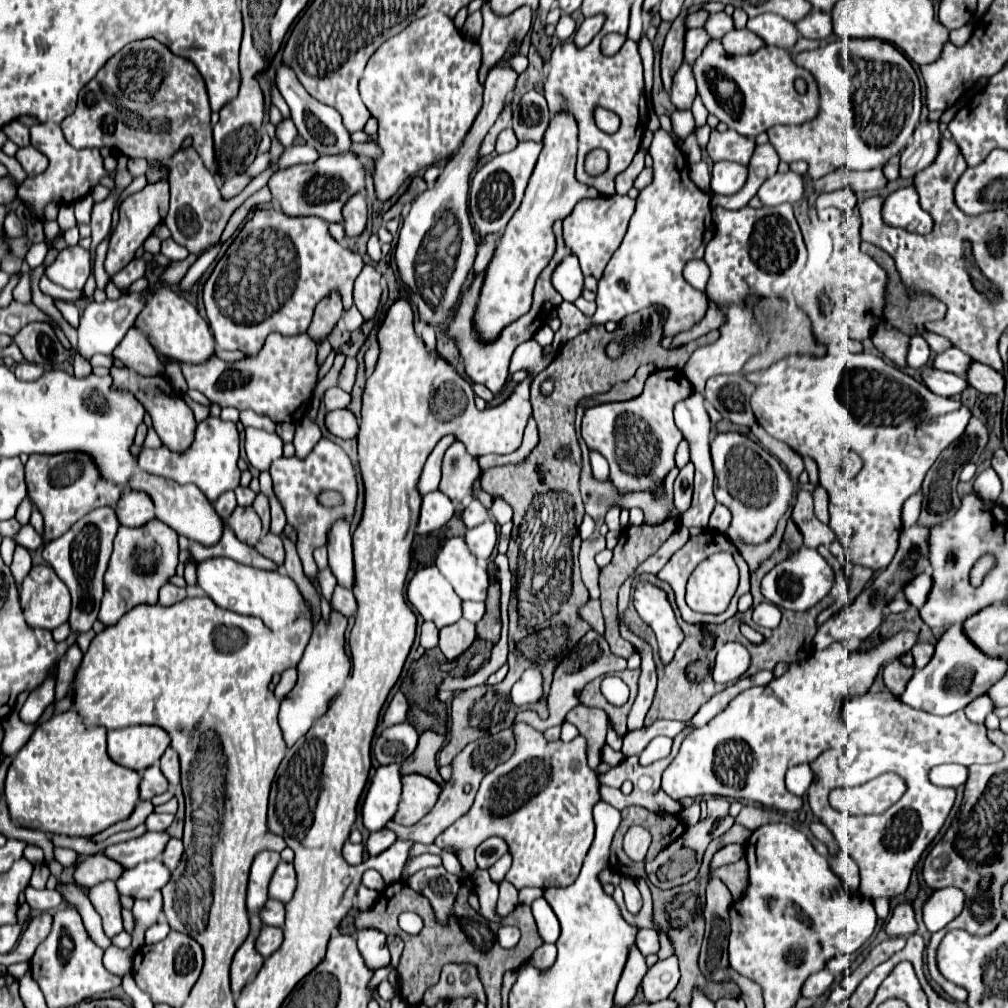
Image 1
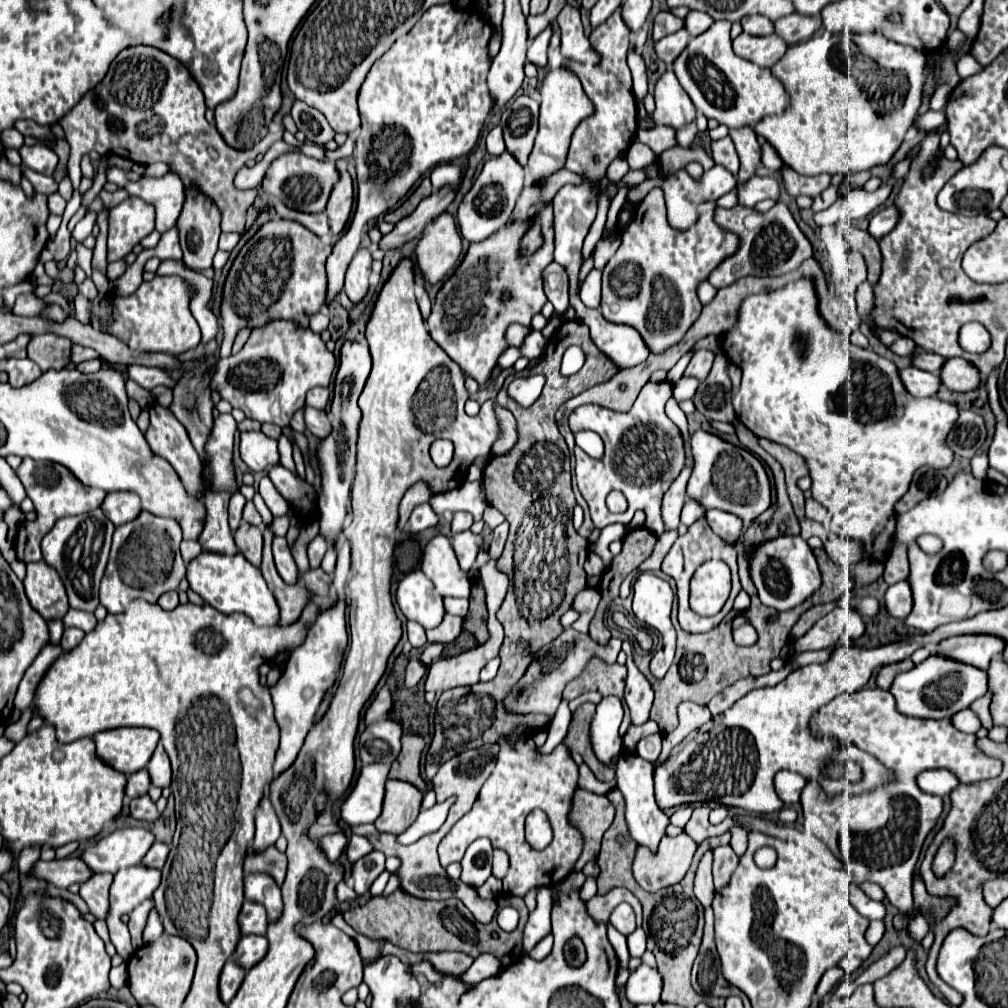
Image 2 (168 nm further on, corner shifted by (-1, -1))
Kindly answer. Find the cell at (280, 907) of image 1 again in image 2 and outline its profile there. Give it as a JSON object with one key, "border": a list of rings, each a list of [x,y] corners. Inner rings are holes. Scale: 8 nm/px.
{"border":[[[245,901],[239,911],[237,923],[239,923],[241,935],[265,935],[265,931],[267,931],[265,909],[259,903]]]}

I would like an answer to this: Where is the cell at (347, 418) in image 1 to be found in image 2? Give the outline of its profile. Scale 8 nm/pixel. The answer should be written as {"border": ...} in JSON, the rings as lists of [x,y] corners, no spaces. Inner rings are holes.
{"border":[[[305,407],[305,427],[315,437],[323,439],[323,435],[329,435],[329,419],[327,419],[325,411]]]}

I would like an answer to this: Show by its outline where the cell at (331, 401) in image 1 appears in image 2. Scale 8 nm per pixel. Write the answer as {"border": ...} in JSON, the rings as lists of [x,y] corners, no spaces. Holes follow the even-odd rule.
{"border":[[[315,387],[307,393],[307,399],[305,399],[305,405],[309,407],[315,407],[315,409],[325,409],[329,405],[329,389],[325,387]]]}

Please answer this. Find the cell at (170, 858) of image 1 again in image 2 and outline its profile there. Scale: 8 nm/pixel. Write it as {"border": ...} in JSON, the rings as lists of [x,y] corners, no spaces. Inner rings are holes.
{"border":[[[155,841],[153,847],[145,853],[145,857],[143,857],[143,865],[145,865],[145,867],[161,869],[163,863],[165,863],[165,859],[167,859],[167,853],[169,853],[169,845]]]}

